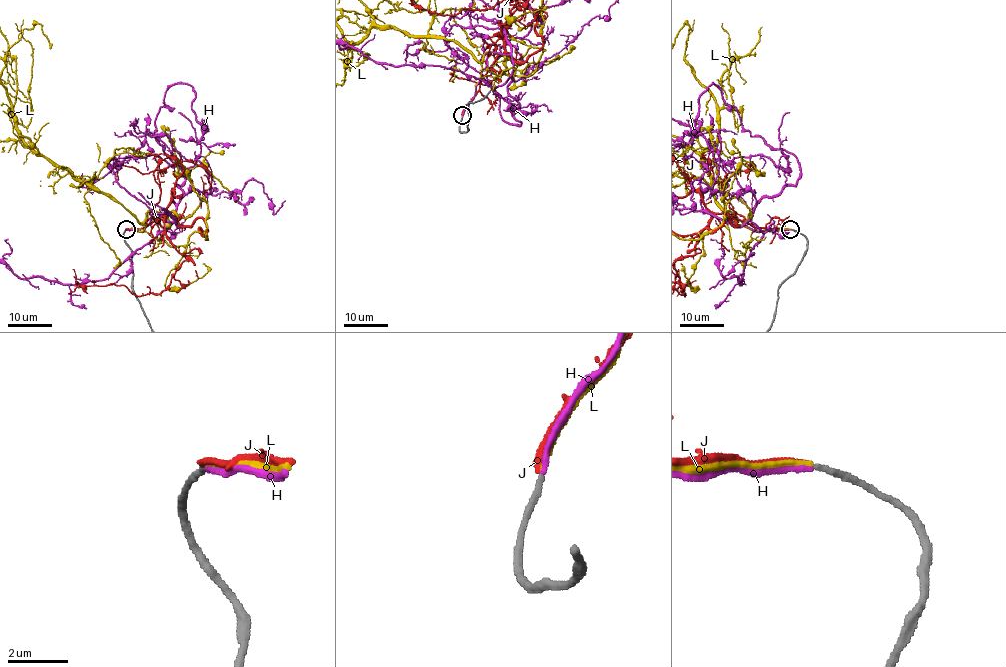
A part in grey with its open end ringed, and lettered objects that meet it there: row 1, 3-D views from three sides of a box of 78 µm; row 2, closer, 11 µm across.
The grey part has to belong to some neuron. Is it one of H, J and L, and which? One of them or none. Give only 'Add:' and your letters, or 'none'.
Add: L

